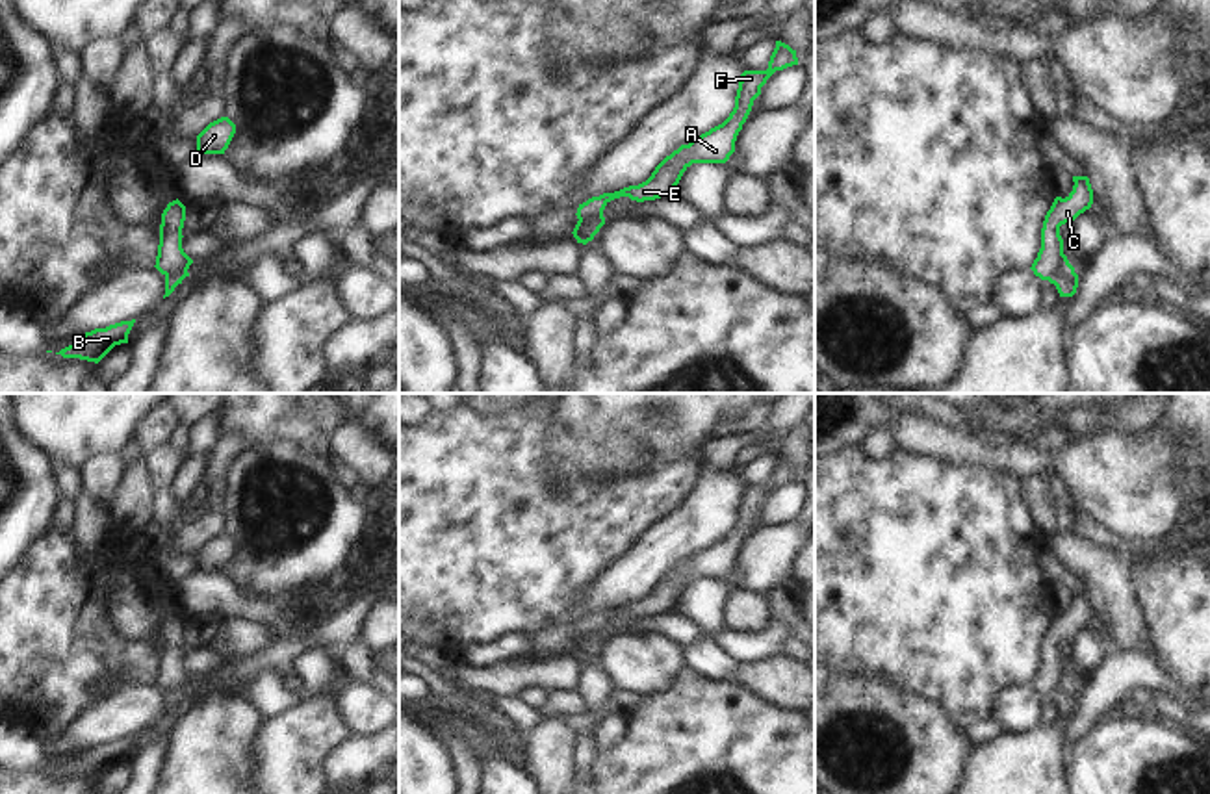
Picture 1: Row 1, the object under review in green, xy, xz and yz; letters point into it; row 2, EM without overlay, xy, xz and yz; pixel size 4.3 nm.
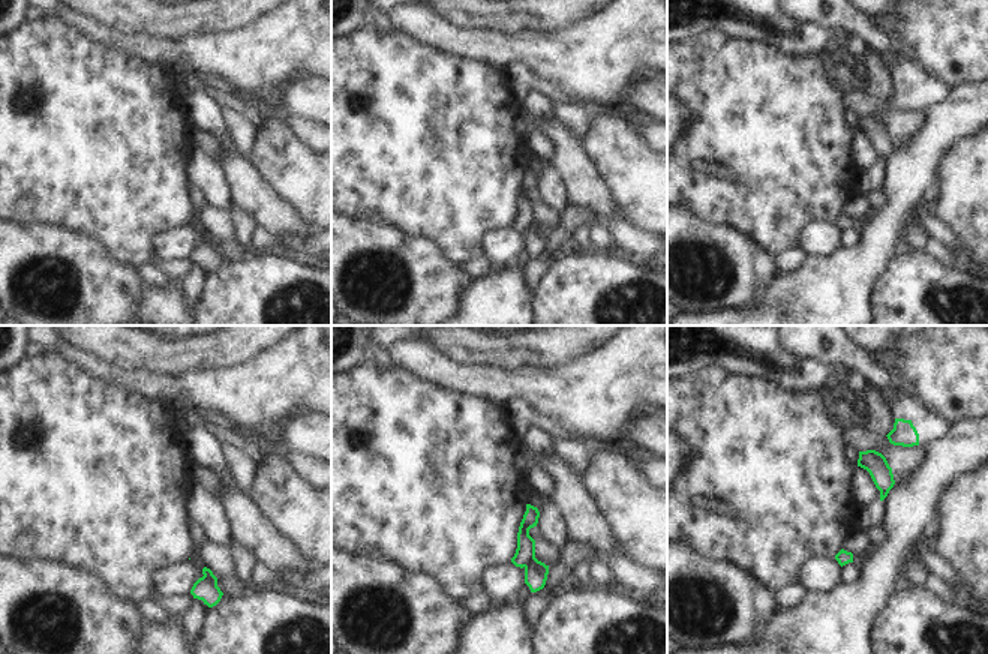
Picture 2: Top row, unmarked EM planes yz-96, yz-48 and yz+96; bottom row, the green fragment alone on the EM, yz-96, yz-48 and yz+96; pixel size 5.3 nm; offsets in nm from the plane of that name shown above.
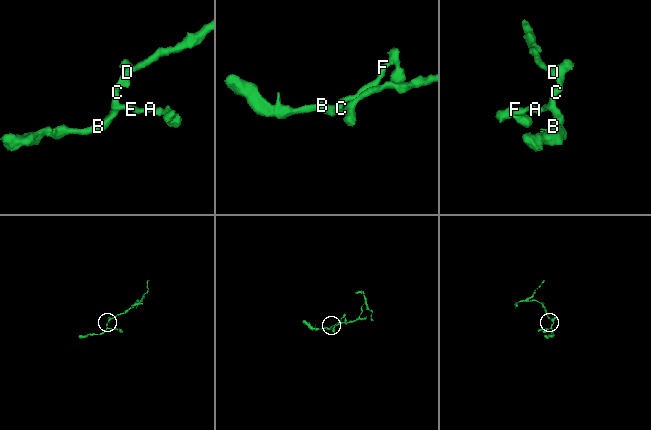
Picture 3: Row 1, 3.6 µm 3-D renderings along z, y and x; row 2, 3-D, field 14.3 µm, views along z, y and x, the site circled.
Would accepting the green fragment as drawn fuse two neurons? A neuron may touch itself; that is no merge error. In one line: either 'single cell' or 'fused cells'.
fused cells

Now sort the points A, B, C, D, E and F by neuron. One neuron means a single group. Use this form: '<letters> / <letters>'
A C D E F / B

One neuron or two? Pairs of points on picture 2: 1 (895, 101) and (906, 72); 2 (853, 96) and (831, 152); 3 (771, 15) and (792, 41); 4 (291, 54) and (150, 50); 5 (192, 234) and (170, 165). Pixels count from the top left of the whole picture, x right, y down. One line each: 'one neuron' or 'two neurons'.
1: one neuron
2: two neurons
3: one neuron
4: one neuron
5: two neurons

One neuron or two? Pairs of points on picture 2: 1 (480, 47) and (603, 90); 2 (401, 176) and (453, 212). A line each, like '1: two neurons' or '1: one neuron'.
1: one neuron
2: one neuron

